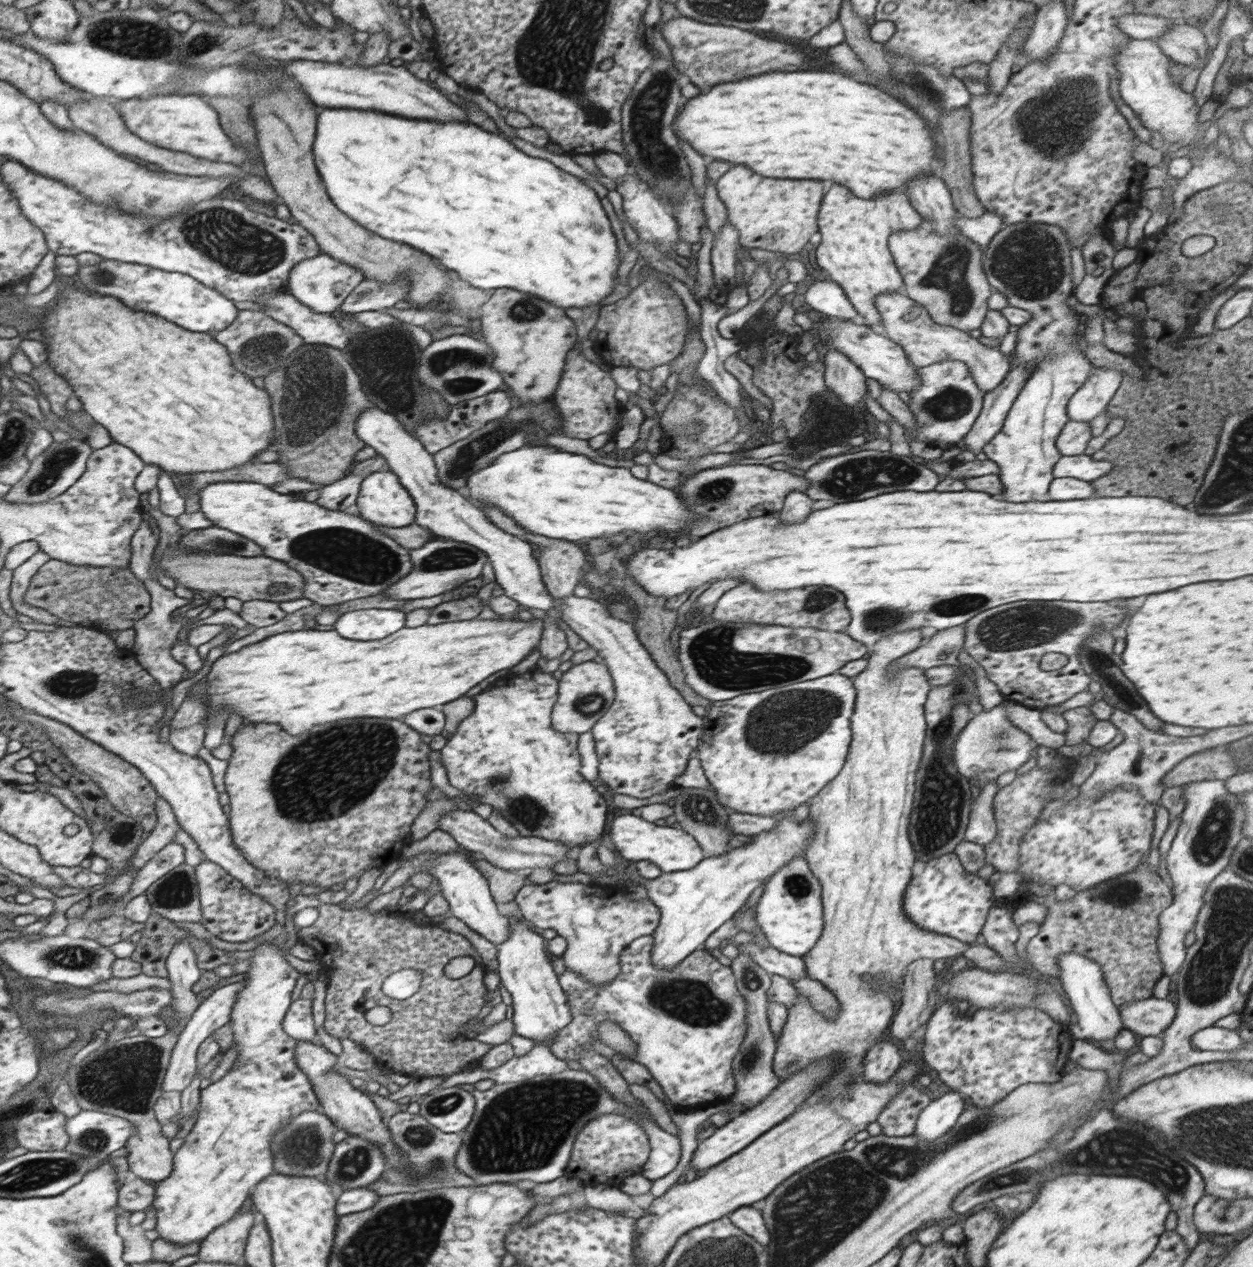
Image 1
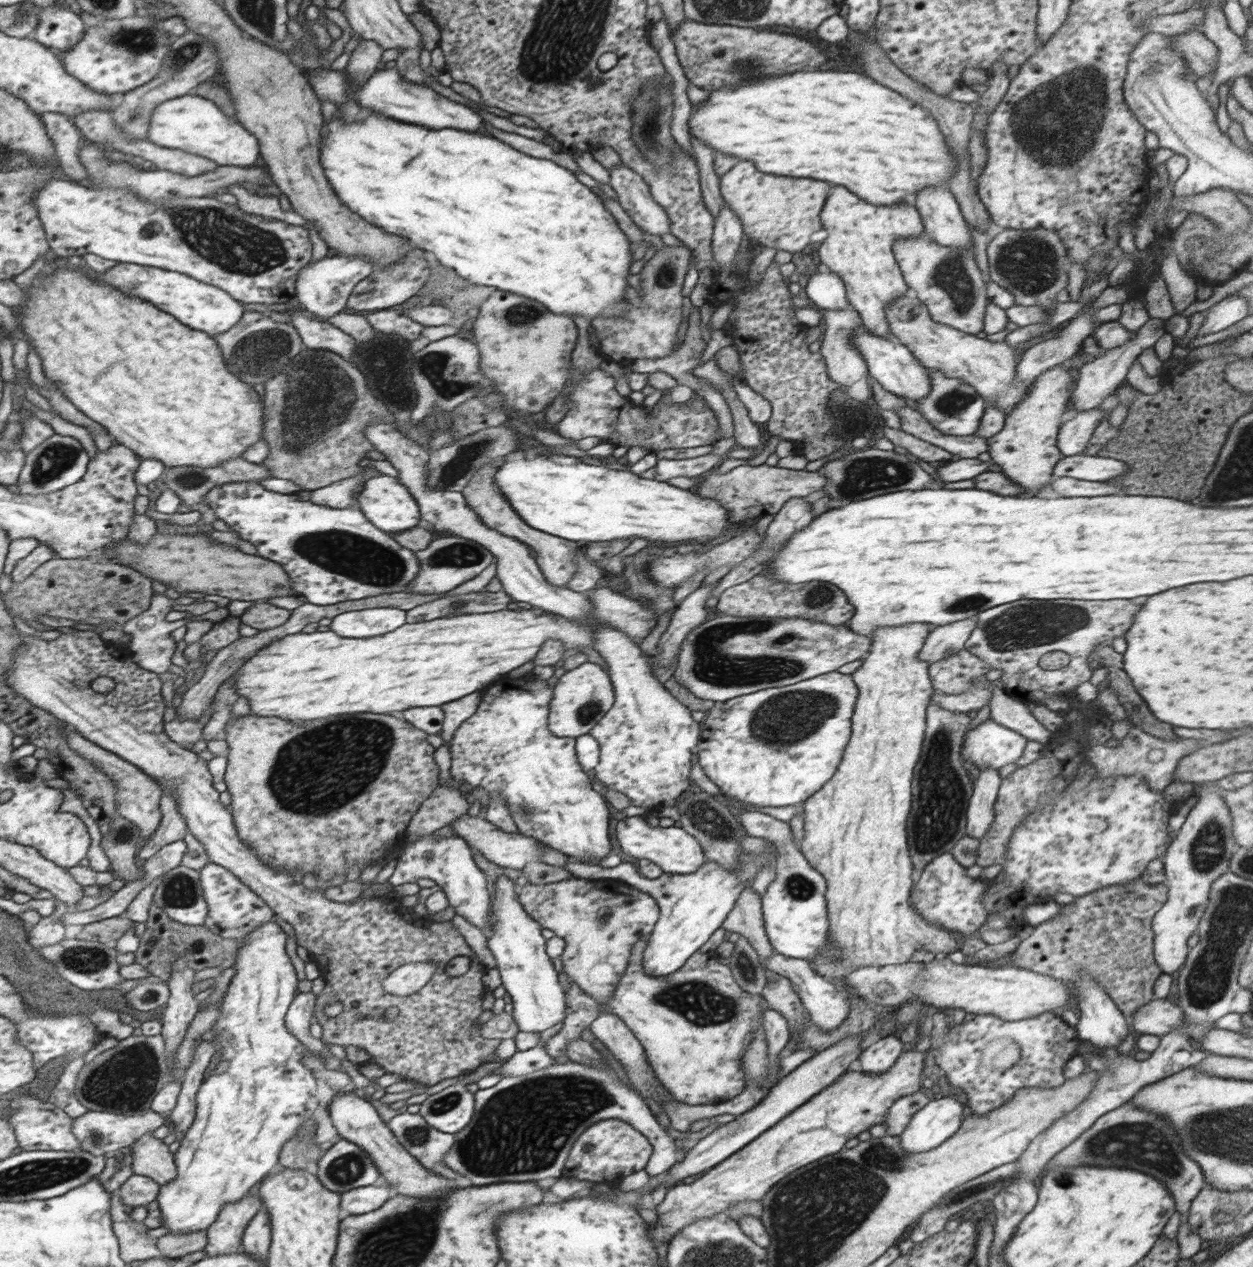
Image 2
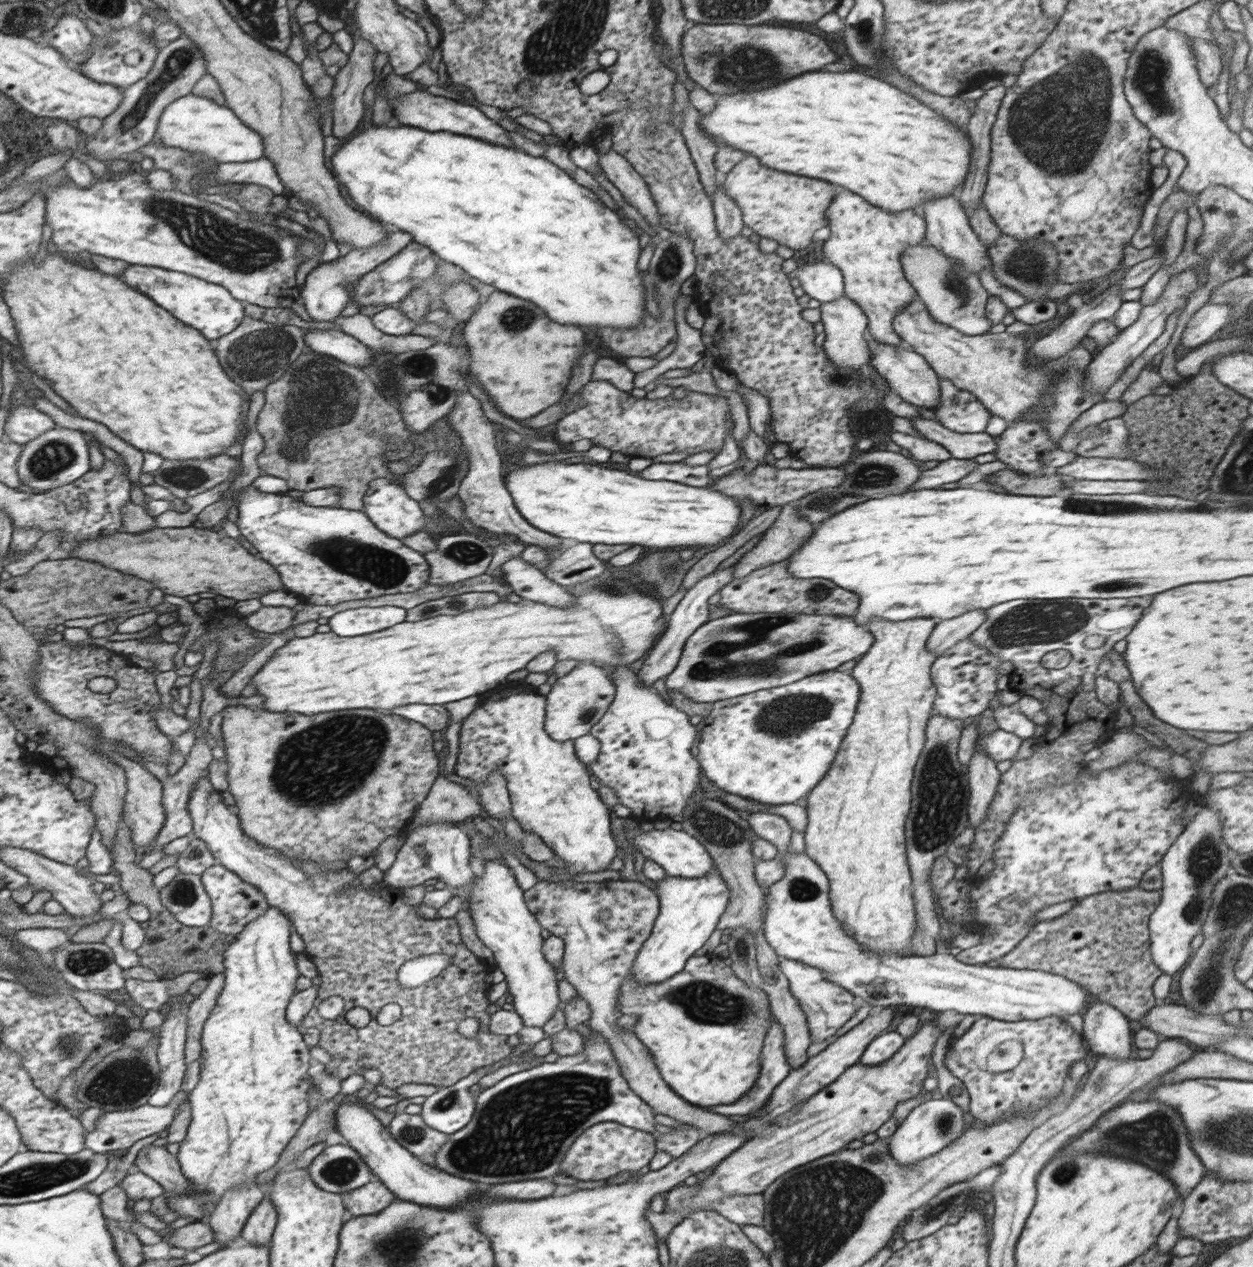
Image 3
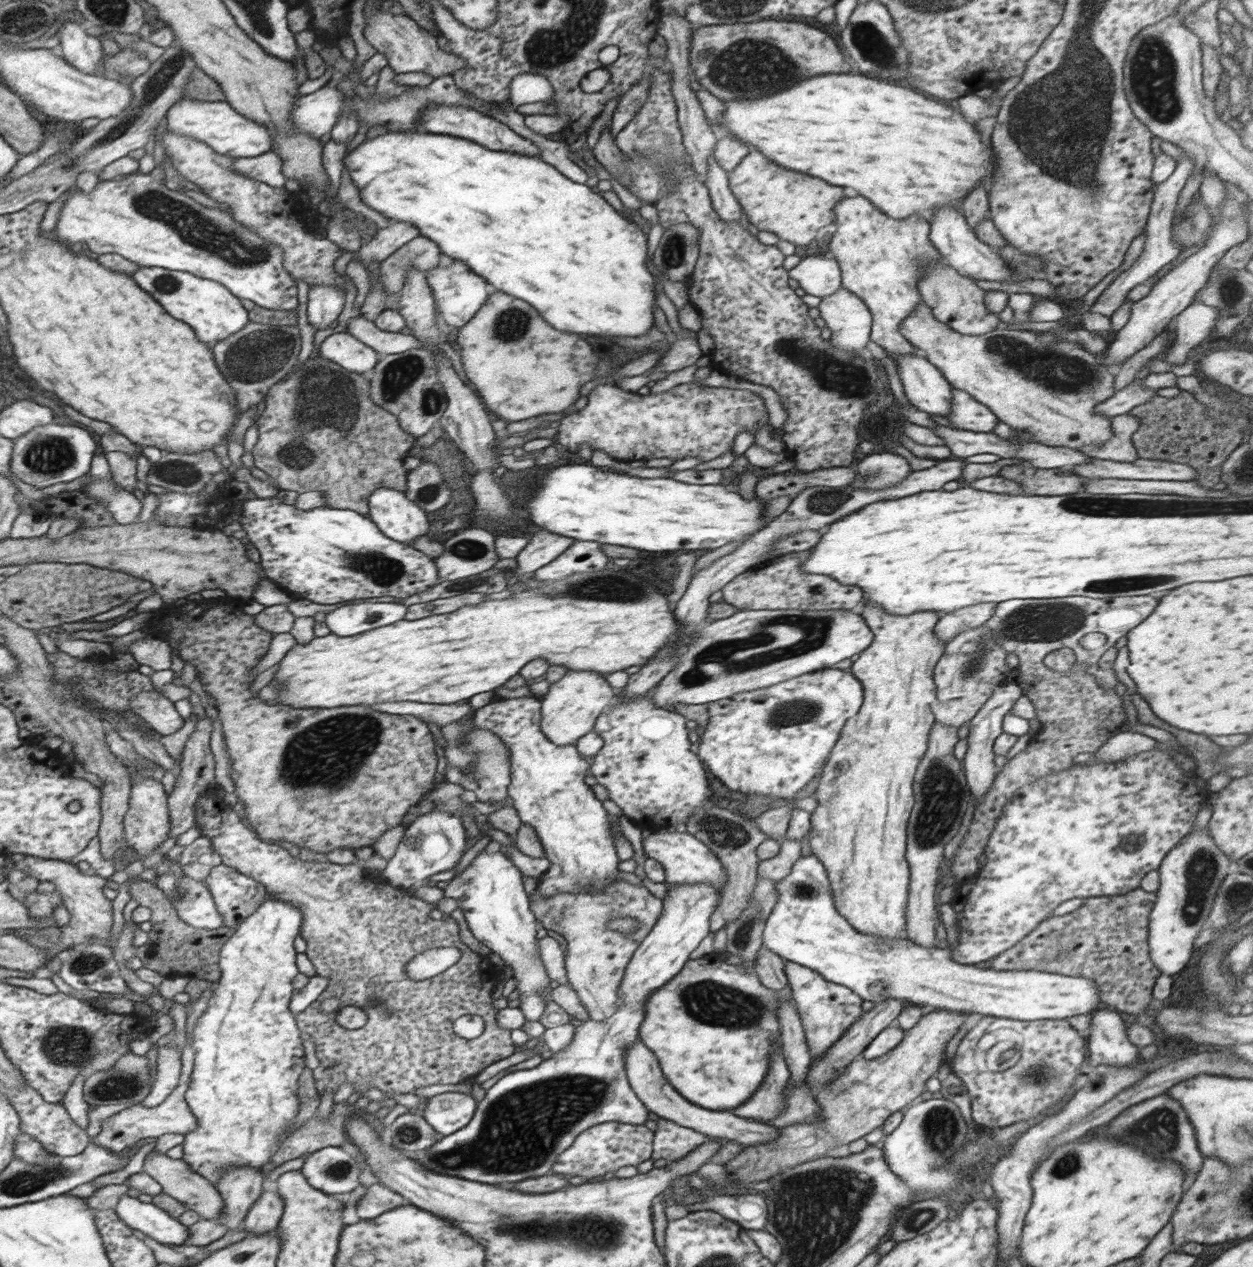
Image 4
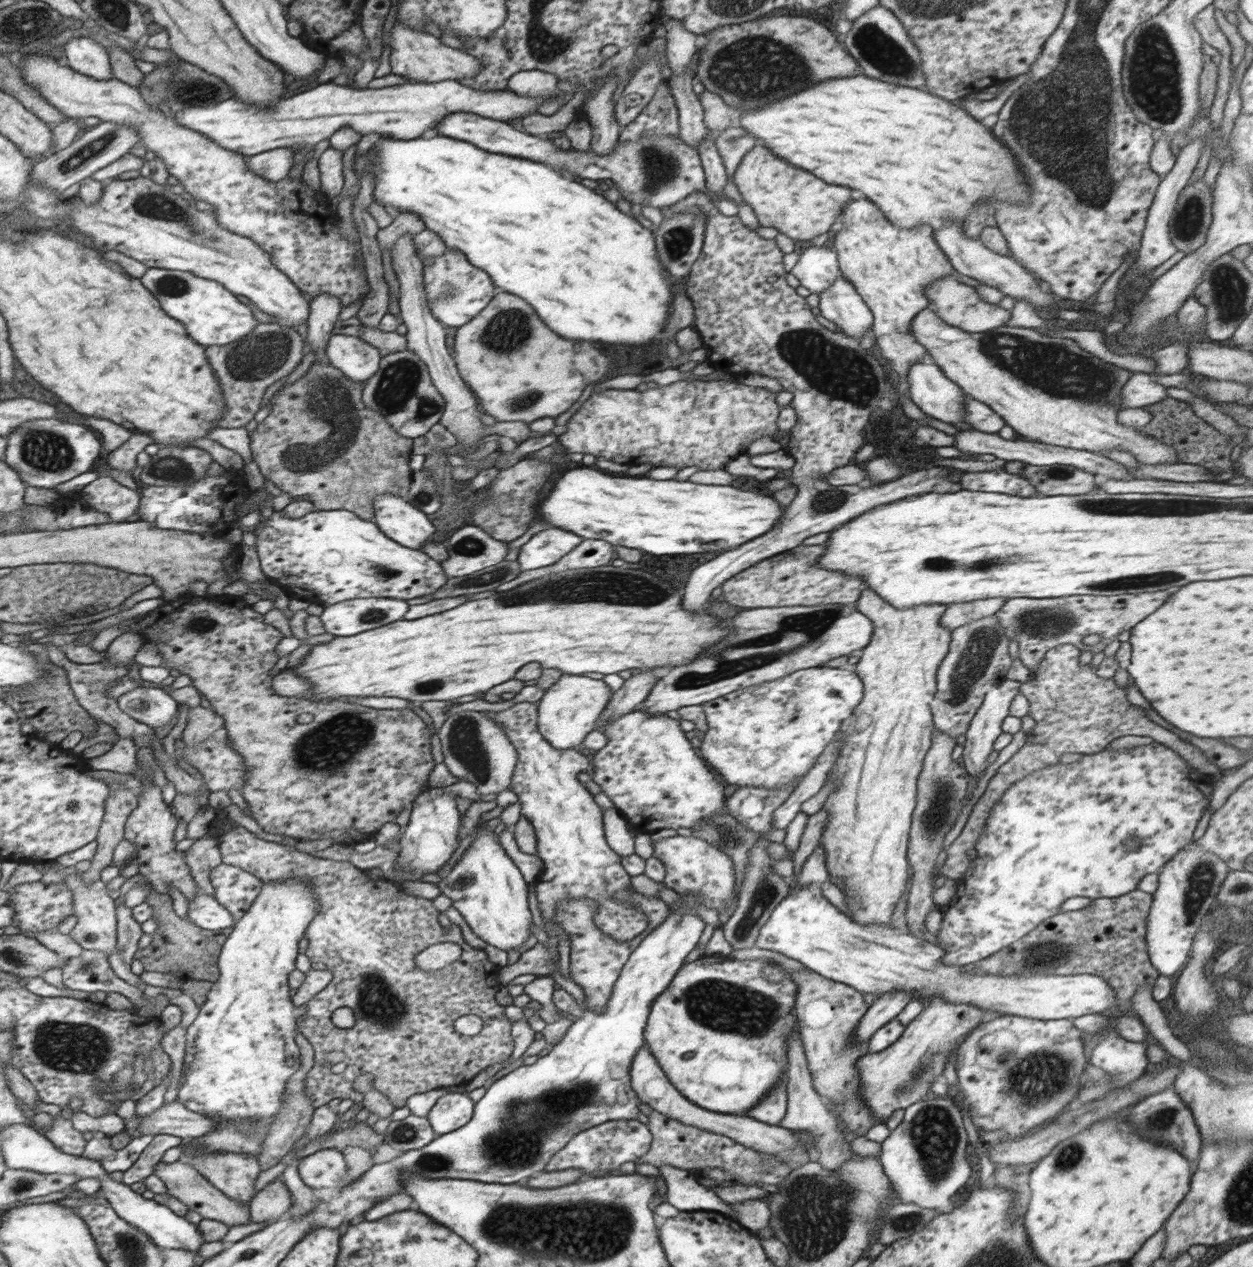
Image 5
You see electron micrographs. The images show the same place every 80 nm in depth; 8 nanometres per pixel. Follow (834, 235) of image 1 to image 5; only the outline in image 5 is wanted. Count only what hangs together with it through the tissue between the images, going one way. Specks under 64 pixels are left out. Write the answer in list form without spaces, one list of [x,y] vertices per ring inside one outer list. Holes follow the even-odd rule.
[[[866,198],[852,200],[843,208],[842,224],[833,245],[841,276],[852,283],[871,310],[872,328],[882,356],[892,362],[893,369],[900,376],[900,393],[910,398],[908,369],[914,363],[930,361],[927,350],[916,342],[910,330],[914,316],[923,308],[931,307],[924,287],[946,275],[955,276],[962,284],[971,287],[984,284],[955,270],[933,237],[935,226],[921,224],[909,229],[897,227]]]

